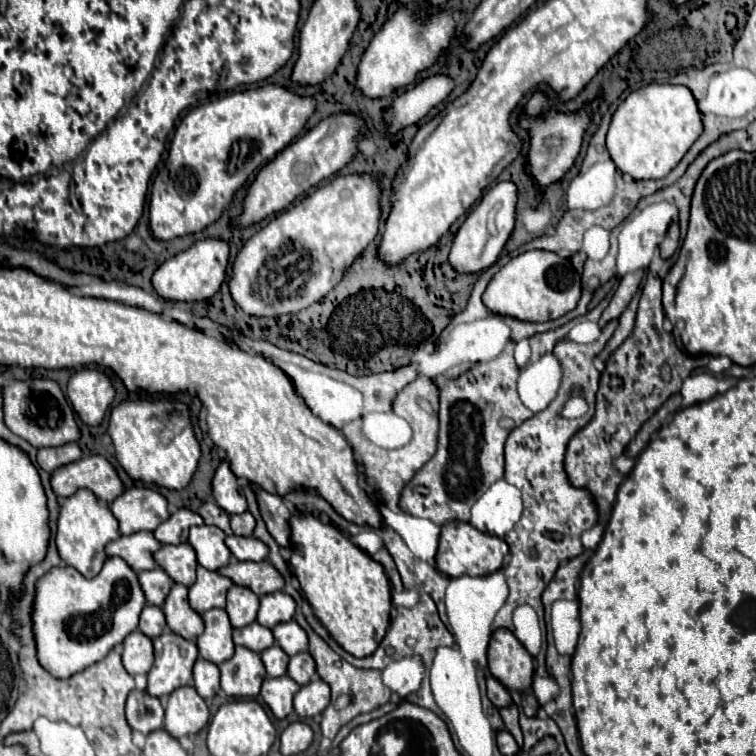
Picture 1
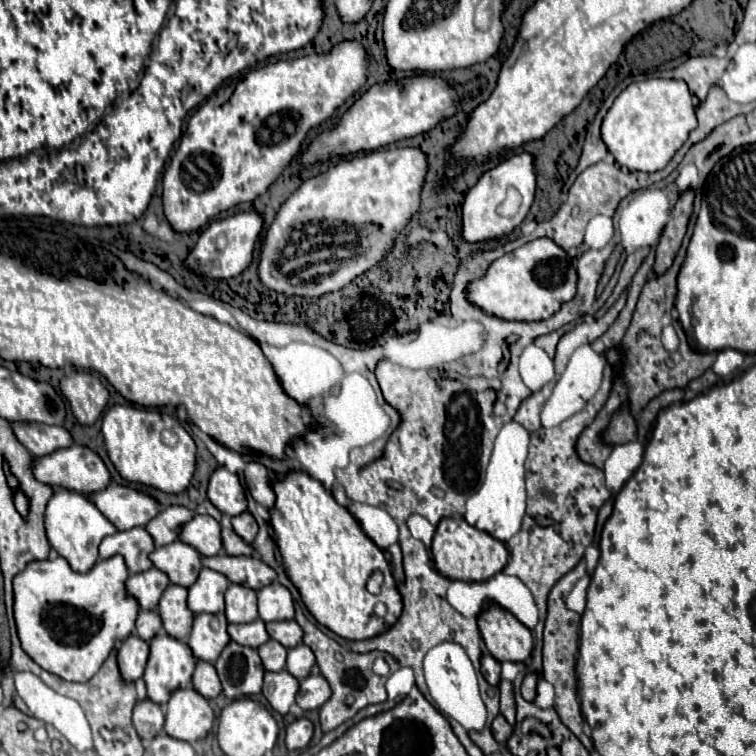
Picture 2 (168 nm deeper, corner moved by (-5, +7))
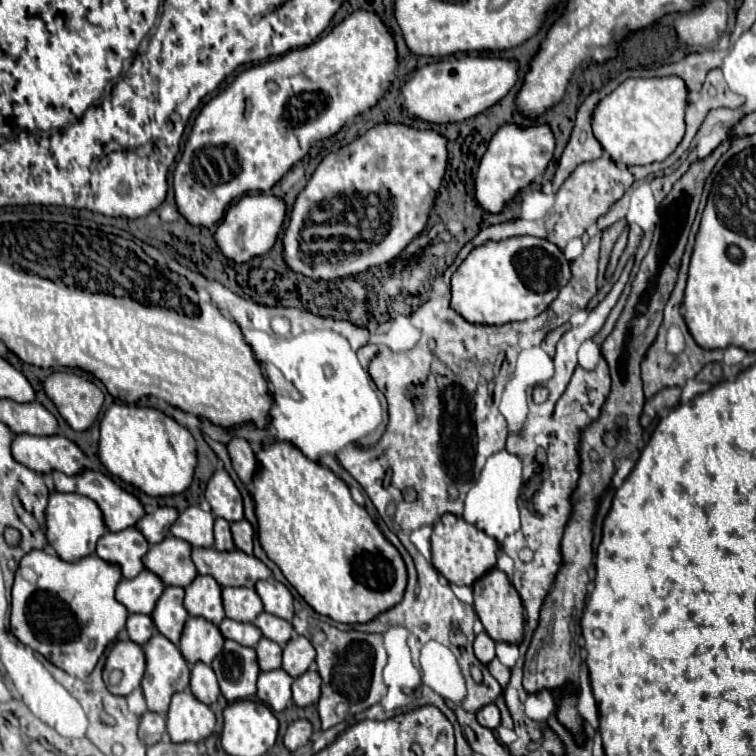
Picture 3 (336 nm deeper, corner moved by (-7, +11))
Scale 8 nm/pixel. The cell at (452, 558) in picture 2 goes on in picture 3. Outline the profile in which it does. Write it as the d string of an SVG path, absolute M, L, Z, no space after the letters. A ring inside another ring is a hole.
M443 514L433 526L431 534L431 564L447 578L451 584L471 586L475 580L483 578L489 570L497 566L499 544L495 538L487 536L477 526L465 522L461 516Z

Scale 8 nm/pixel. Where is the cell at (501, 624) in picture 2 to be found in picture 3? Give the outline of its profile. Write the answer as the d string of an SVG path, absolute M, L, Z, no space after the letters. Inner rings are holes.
M493 568L487 572L483 578L479 578L473 584L475 592L475 612L479 620L485 626L485 632L495 640L495 642L507 642L507 644L521 644L523 640L523 628L525 628L525 616L523 616L523 604L521 596L515 592L513 584L507 580L503 572Z

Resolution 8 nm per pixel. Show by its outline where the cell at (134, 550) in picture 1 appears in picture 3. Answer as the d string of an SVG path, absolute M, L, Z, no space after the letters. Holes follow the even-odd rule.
M125 528L121 532L107 532L97 542L97 556L121 566L125 578L135 578L145 566L143 556L149 550L147 538L135 528Z

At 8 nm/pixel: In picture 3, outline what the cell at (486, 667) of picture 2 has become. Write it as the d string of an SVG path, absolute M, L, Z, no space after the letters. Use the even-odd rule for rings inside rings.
M485 632L475 638L475 656L485 666L495 658L495 642Z

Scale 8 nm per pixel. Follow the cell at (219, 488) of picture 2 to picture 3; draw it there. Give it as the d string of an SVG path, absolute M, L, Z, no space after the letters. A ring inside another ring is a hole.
M217 470L207 482L205 498L211 504L215 516L225 518L227 522L243 520L243 500L241 494L225 470Z

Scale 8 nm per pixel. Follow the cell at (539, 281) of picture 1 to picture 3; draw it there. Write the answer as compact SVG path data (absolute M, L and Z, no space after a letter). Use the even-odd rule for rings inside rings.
M515 236L501 242L487 242L479 248L475 248L465 262L457 268L457 272L451 278L451 308L459 312L469 322L479 324L507 324L507 322L519 322L539 316L547 310L547 306L559 296L561 288L571 280L571 264L563 256L563 250L549 242L547 238L537 236Z

